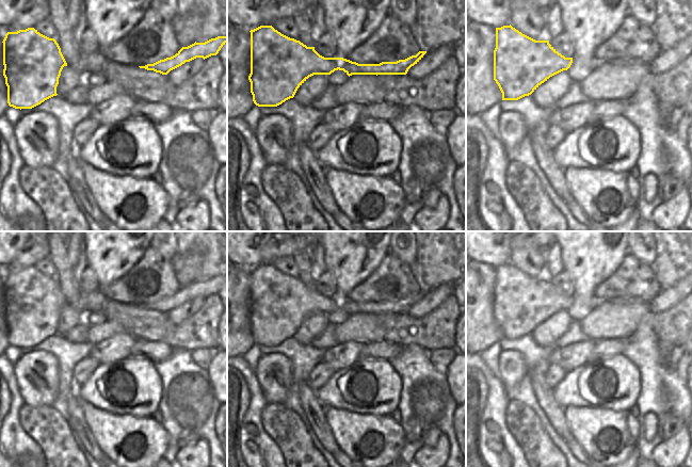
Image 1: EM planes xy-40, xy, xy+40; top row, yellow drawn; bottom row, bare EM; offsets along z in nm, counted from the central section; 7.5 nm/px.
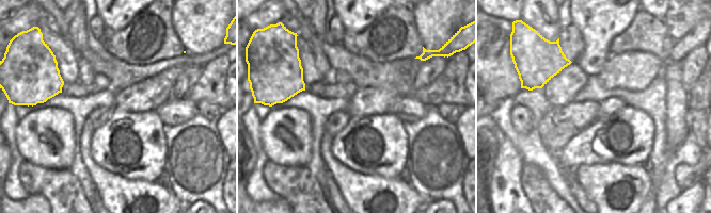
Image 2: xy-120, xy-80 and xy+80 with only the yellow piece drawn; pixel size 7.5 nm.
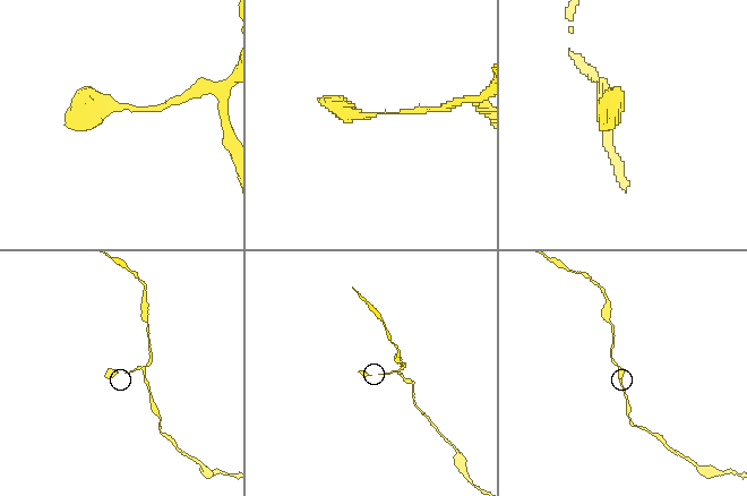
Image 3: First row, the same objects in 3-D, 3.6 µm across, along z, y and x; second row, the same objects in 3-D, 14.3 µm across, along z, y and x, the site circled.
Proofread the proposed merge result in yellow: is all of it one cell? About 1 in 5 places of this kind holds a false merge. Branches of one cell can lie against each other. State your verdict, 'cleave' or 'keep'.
keep

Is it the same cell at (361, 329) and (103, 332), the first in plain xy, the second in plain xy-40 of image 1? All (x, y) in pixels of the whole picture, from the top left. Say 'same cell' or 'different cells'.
same cell

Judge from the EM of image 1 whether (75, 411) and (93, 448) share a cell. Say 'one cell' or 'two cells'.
one cell

